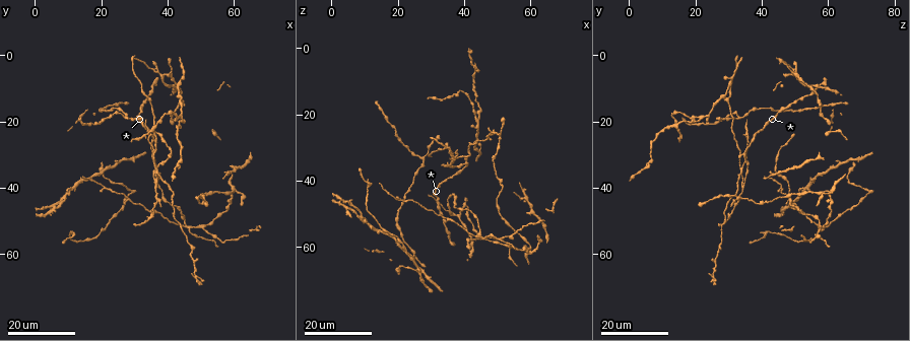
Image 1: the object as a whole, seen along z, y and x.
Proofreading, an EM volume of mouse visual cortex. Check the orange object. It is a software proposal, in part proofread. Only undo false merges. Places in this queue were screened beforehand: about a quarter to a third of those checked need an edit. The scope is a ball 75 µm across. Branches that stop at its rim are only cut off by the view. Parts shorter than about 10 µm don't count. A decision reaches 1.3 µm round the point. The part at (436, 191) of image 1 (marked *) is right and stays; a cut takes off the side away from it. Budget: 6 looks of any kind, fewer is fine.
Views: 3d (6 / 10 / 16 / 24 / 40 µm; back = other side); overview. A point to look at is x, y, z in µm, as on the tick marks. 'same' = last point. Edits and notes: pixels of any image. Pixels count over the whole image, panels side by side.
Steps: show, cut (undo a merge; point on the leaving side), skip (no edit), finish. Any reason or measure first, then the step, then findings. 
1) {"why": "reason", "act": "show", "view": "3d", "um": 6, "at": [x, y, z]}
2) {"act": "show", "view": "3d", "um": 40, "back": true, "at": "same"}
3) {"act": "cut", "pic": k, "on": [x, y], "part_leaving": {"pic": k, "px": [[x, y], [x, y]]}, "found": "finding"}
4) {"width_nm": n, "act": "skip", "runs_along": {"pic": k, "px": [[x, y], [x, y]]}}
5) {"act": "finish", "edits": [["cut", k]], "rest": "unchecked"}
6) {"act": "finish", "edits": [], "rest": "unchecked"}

{"act": "show", "view": "3d", "um": 24, "at": [20.5, 52.5, 57.0]}

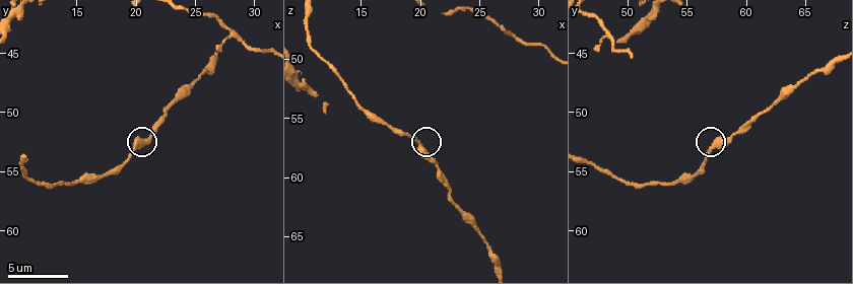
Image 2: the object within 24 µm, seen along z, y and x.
{"act": "show", "view": "3d", "um": 10, "at": [20.0, 53.0, 57.4]}

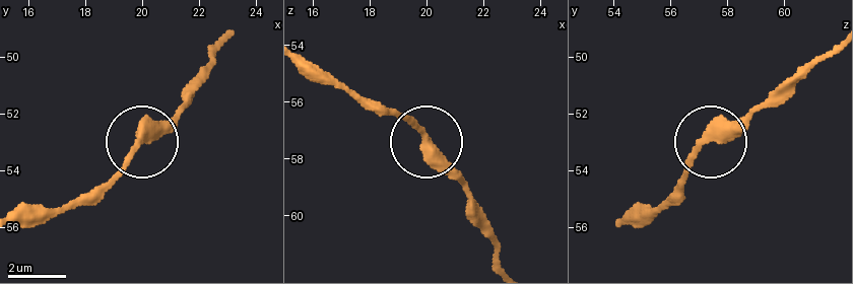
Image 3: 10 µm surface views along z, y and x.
{"act": "skip", "found": "continuous, no second cell"}

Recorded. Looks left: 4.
{"why": "side arm on a straight run", "act": "show", "view": "3d", "um": 24, "at": [49.0, 43.0, 33.0]}

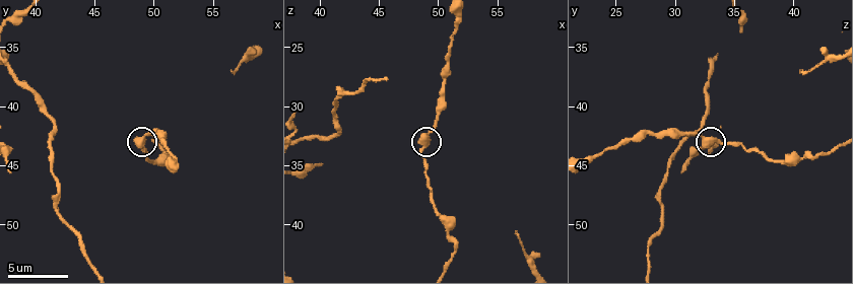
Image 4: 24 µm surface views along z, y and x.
{"why": "closer look", "act": "show", "view": "3d", "um": 6, "at": [49.0, 42.8, 33.2]}

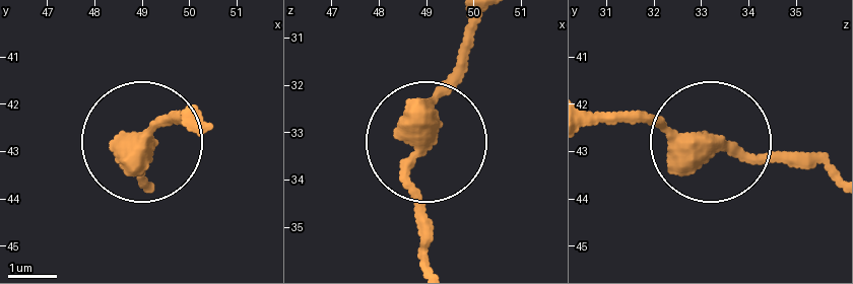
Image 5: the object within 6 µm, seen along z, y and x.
{"arms": 3, "act": "skip", "found": "continuous, no second cell"}

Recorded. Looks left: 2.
{"act": "finish", "edits": [], "rest": "unchecked"}

